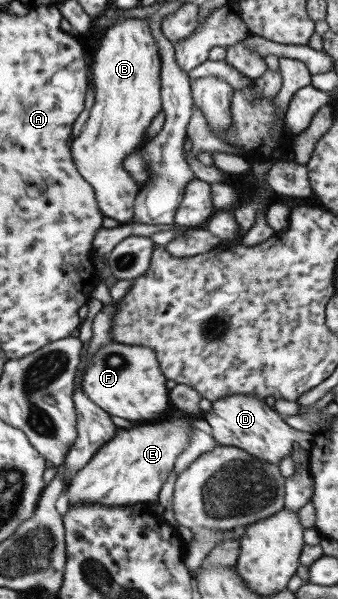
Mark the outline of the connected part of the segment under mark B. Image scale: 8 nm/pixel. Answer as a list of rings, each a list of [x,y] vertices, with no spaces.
[[[144,19],[122,20],[100,33],[100,43],[94,49],[95,53],[88,66],[88,78],[94,90],[93,103],[78,137],[71,142],[69,147],[73,165],[78,174],[92,187],[102,216],[114,219],[118,224],[126,224],[132,221],[133,202],[140,183],[130,178],[130,175],[121,167],[121,162],[129,154],[136,152],[147,140],[144,131],[161,107],[159,46]]]

